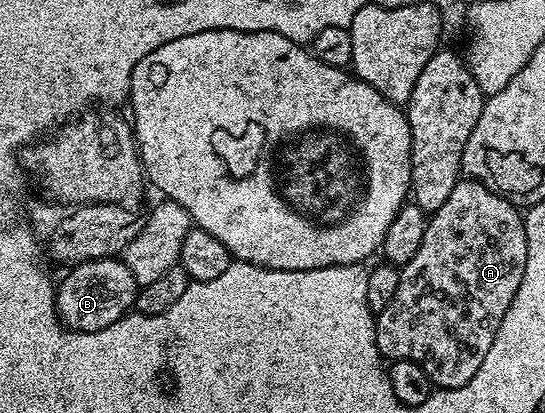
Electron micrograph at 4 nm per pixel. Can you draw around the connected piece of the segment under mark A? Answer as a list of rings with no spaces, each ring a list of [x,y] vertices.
[[[468,177],[458,179],[455,189],[451,189],[451,197],[447,197],[447,202],[428,216],[423,241],[419,244],[415,257],[411,257],[411,261],[407,261],[407,265],[400,268],[399,289],[395,292],[395,297],[391,297],[391,305],[387,305],[387,309],[383,309],[376,316],[379,353],[389,361],[394,359],[415,361],[415,365],[419,365],[423,373],[427,373],[434,388],[448,389],[467,385],[467,381],[471,381],[471,377],[479,373],[479,365],[483,365],[483,357],[487,357],[487,349],[491,349],[491,341],[495,341],[495,333],[519,289],[519,281],[523,281],[523,269],[527,269],[527,233],[522,212],[494,188],[486,187],[476,179]]]

